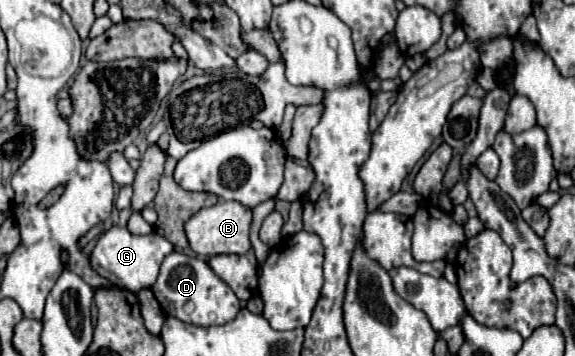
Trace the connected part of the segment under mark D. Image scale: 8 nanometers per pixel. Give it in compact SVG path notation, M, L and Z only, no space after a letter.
M171 252L169 256L165 256L165 260L161 262L157 282L153 284L153 294L167 316L179 318L187 324L197 326L227 324L239 312L239 298L221 278L217 278L217 274L209 268L209 264L205 260L181 252Z

